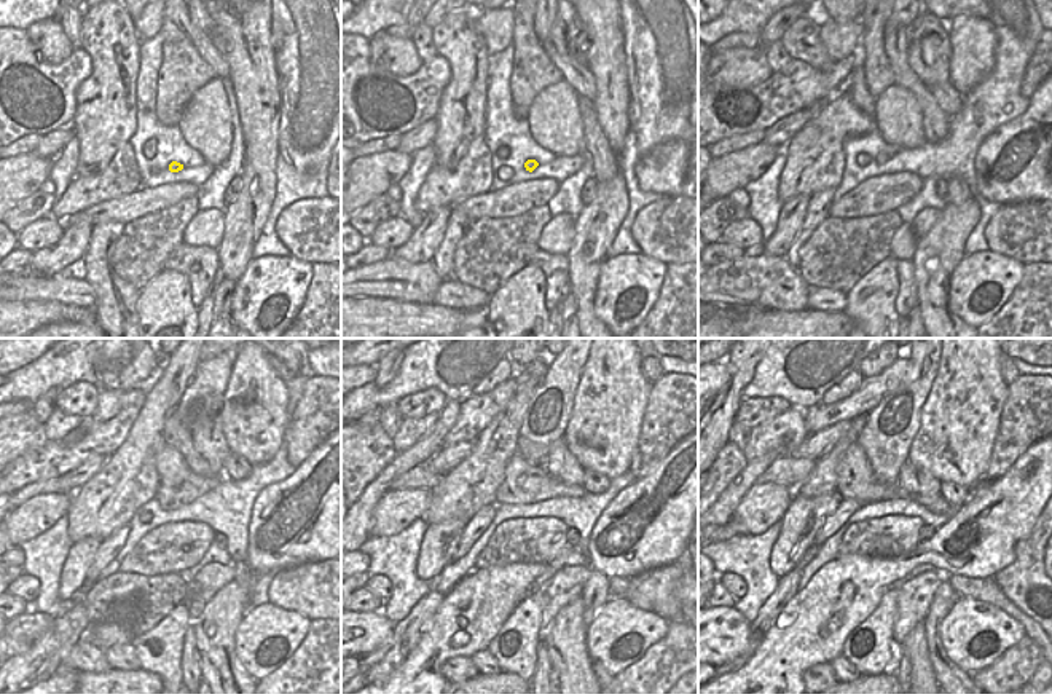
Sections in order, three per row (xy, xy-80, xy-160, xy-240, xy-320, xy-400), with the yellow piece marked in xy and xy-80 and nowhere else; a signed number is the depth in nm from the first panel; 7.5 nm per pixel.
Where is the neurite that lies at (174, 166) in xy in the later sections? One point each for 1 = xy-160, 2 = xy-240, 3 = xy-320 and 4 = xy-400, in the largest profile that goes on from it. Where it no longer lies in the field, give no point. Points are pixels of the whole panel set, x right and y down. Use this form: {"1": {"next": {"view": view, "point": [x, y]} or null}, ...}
{"1": {"next": {"view": "xy-160", "point": [890, 150]}}, "2": {"next": {"view": "xy-240", "point": [169, 498]}}, "3": {"next": {"view": "xy-320", "point": [523, 484]}}, "4": {"next": {"view": "xy-400", "point": [855, 477]}}}

